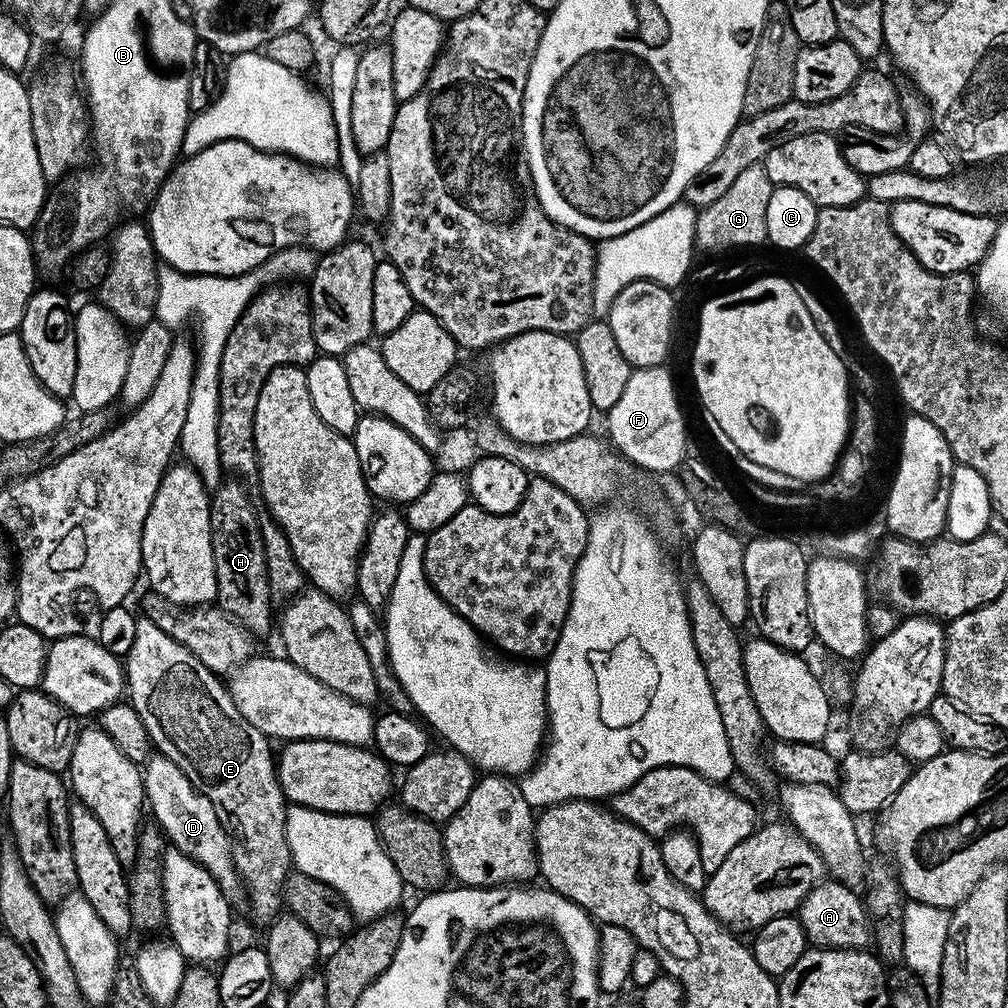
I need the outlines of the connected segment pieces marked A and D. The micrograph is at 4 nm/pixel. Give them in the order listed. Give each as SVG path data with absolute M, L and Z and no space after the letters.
M836 879L821 880L800 903L798 919L804 928L809 945L814 948L867 949L873 943L873 921L863 899L851 887Z
M159 754L149 755L142 765L142 775L144 778L144 799L147 807L149 809L152 807L152 814L157 820L155 823L158 825L160 832L166 837L167 843L190 858L197 860L217 880L224 893L232 894L236 884L238 888L238 877L232 862L232 837L228 835L228 831L222 826L210 798L206 798L201 794L192 785L190 778L186 778L186 774L182 774L182 770L178 765L170 762L170 758L165 756Z

